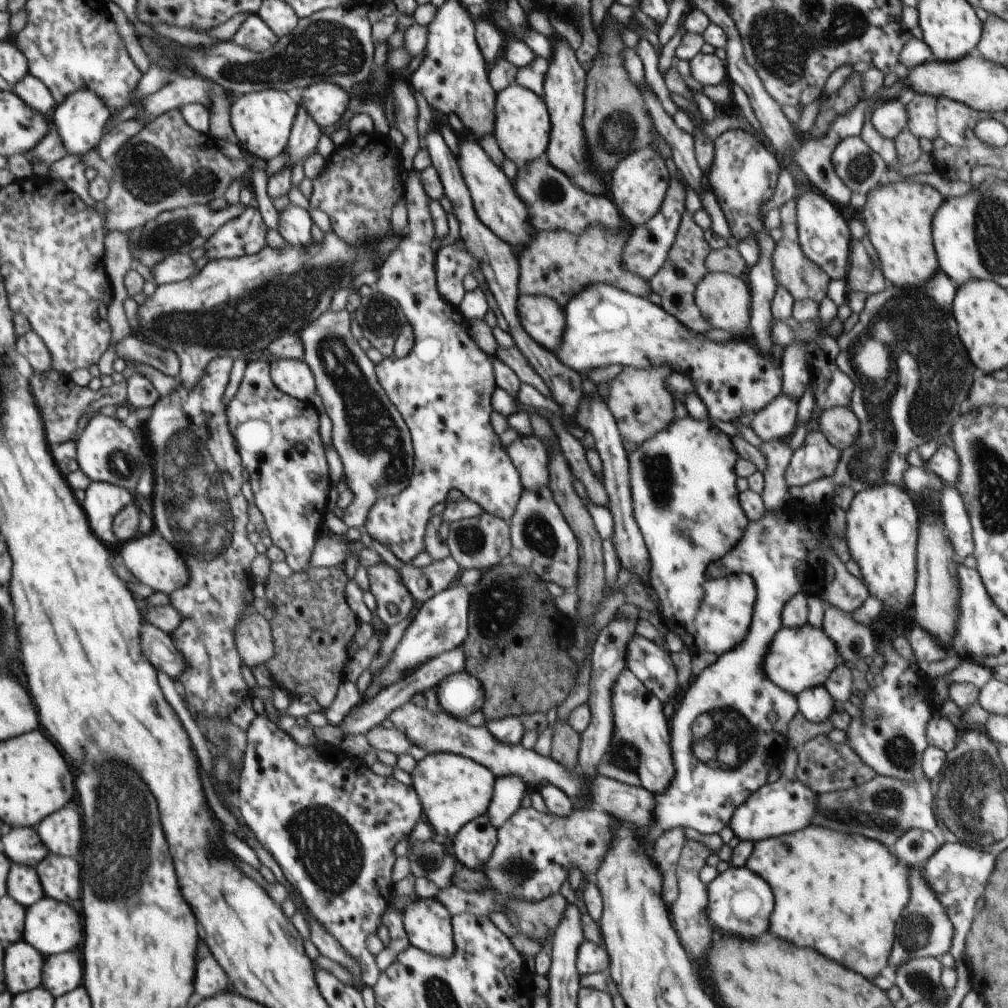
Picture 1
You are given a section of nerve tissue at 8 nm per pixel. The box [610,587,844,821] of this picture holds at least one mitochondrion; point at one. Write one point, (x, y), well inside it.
(722, 738)

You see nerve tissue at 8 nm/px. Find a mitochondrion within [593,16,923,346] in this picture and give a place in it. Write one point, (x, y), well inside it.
(861, 167)

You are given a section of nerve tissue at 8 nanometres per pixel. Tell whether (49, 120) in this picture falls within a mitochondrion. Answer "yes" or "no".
no

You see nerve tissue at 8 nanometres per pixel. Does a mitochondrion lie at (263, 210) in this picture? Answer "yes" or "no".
no

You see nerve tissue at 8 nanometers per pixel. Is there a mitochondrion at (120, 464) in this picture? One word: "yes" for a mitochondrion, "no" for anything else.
yes

